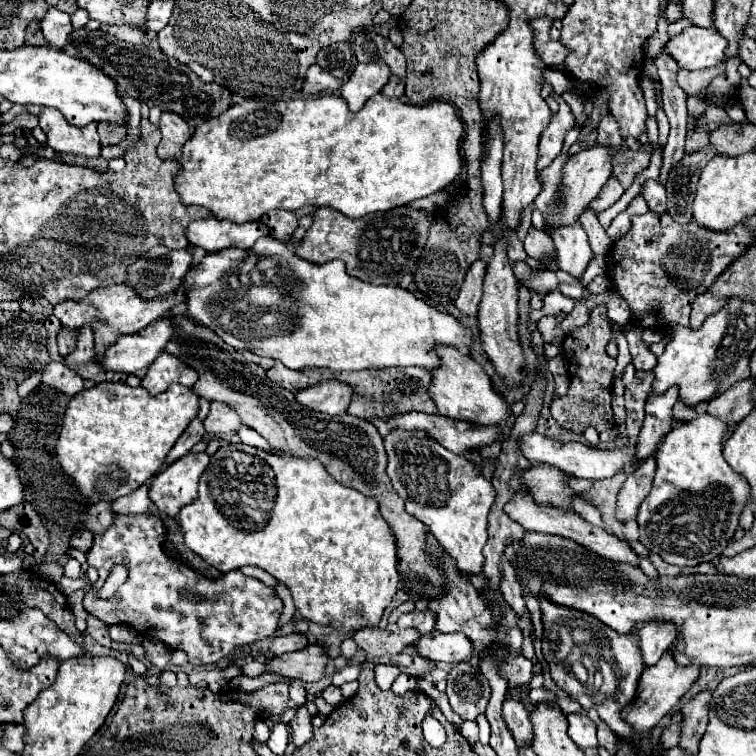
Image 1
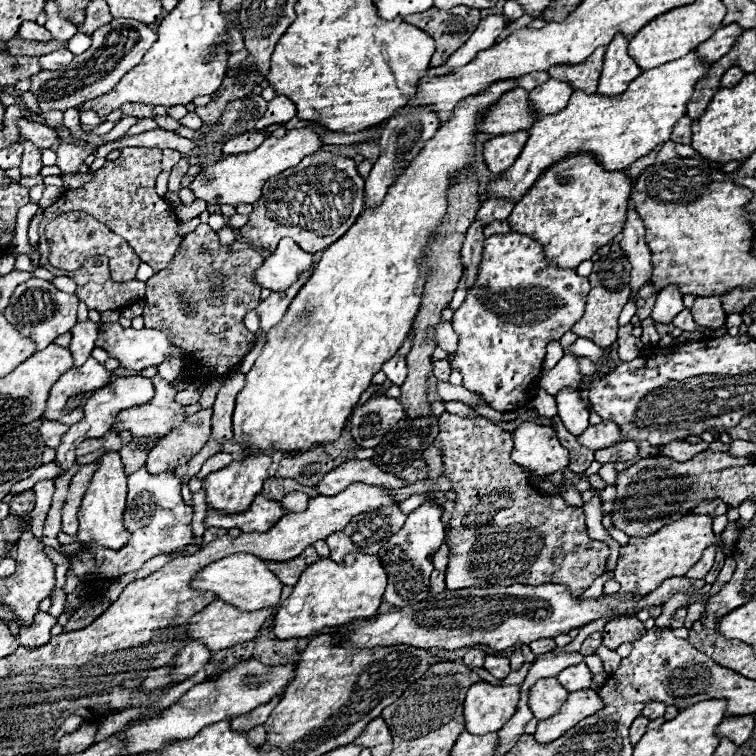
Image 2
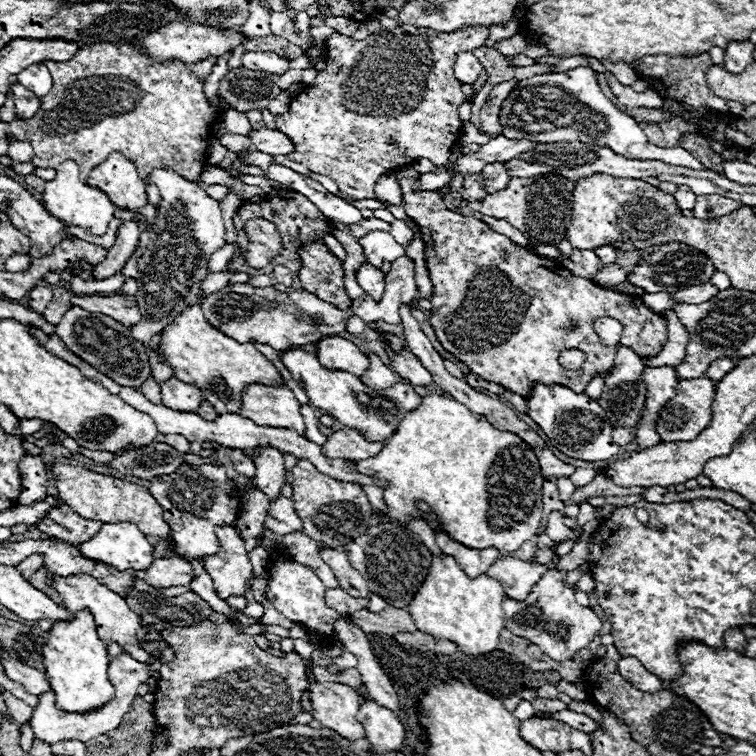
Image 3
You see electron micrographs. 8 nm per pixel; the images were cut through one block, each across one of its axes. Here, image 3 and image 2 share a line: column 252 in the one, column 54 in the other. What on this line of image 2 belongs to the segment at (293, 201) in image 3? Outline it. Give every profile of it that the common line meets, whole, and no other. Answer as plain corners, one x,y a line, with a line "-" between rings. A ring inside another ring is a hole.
126,146
120,150
120,158
106,162
94,174
94,178
90,182
86,182
84,186
80,186
76,190
64,192
64,196
60,196
50,208
46,208
40,228
38,228
42,268
48,262
48,248
46,248
46,240
44,240
44,226
48,224
48,220
52,220
60,214
72,212
72,210
82,210
82,212
94,216
96,220
104,222
114,234
126,238
128,244
138,254
138,258
142,262
146,262
148,266
152,266
154,272
164,270
172,262
174,252
180,248
182,236
176,234
176,226
178,226
176,214
166,204
166,200
162,196
158,196
154,190
156,176
162,172
160,160
162,160
160,148

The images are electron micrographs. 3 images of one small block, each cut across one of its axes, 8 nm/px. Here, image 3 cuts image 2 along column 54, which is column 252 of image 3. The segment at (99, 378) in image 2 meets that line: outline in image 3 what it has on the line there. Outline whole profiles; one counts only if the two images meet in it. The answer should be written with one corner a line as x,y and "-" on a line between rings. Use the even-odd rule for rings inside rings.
250,384
242,394
240,416
250,418
258,426
292,428
304,434
304,420
300,404
288,386
264,386

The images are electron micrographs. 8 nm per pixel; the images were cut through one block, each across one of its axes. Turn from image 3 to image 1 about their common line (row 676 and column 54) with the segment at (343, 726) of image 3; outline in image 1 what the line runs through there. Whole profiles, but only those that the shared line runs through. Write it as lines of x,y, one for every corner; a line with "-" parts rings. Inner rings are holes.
116,284
116,286
94,290
92,294
88,294
88,298
80,300
80,302
62,302
62,304
58,304
54,308
54,316
62,324
62,330
58,332
58,350
60,350
60,356
68,356
76,348
78,332
84,326
88,326
88,328
94,330
94,326
92,326
94,322
108,322
110,326
114,326
118,330
118,334
136,334
142,328
146,328
152,320
158,320
164,312
168,312
178,302
184,302
184,288
180,288
170,300
168,298
158,298
158,300
144,302
126,284

